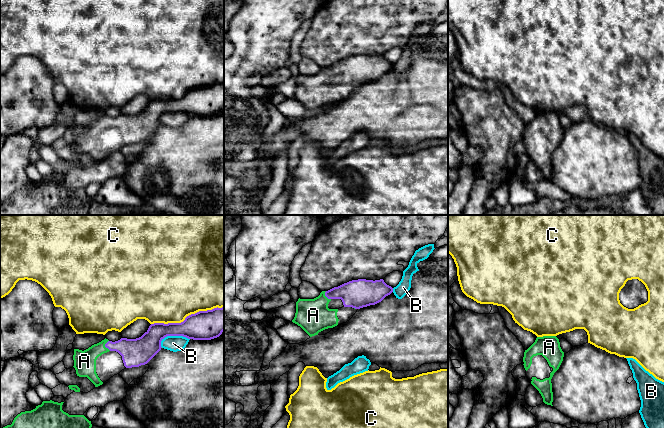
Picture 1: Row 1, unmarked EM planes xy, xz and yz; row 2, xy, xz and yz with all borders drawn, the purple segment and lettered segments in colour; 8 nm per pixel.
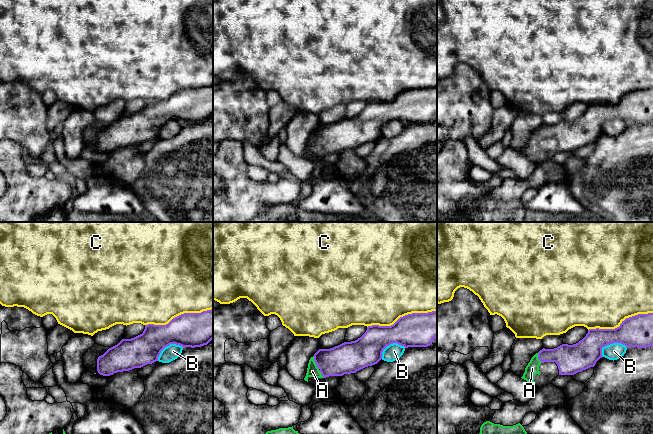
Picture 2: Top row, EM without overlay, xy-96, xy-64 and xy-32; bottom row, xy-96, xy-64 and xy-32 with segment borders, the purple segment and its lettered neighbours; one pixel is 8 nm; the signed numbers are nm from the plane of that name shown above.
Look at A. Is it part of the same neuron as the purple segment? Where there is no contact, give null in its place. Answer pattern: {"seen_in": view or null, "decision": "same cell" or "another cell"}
{"seen_in": "xy", "decision": "same cell"}

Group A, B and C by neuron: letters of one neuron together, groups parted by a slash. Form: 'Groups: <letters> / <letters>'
Groups: A / B / C

